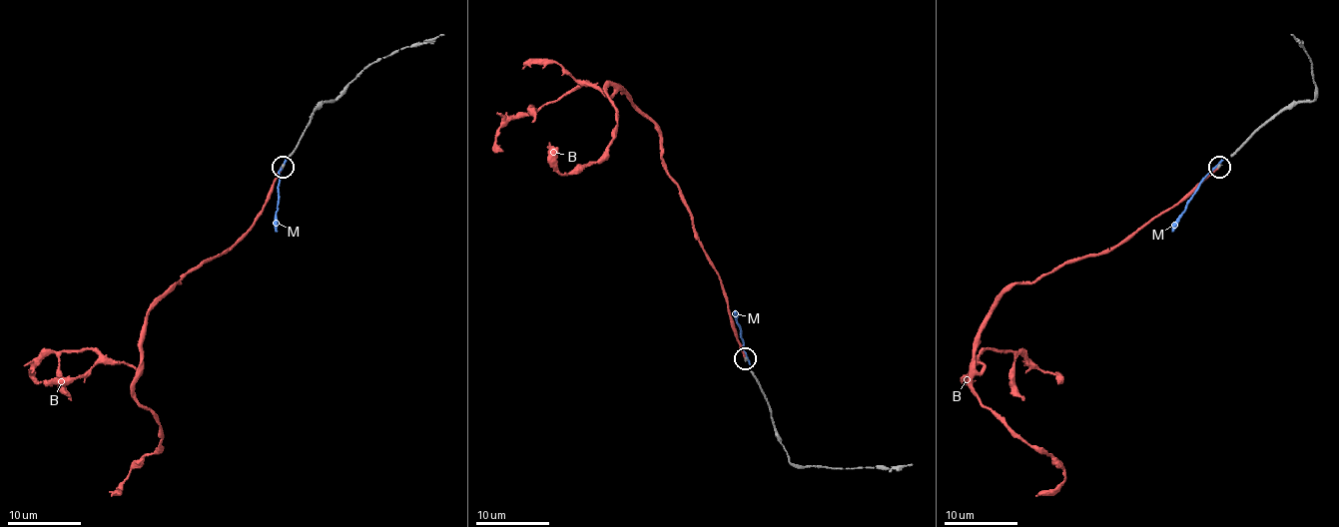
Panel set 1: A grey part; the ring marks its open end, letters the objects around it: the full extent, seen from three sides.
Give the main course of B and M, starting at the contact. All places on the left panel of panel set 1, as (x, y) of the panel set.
B: (283, 167), (250, 230), (175, 282), (149, 311), (142, 374), (134, 390), (154, 413), (163, 436), (110, 495)
M: (283, 165), (277, 231)

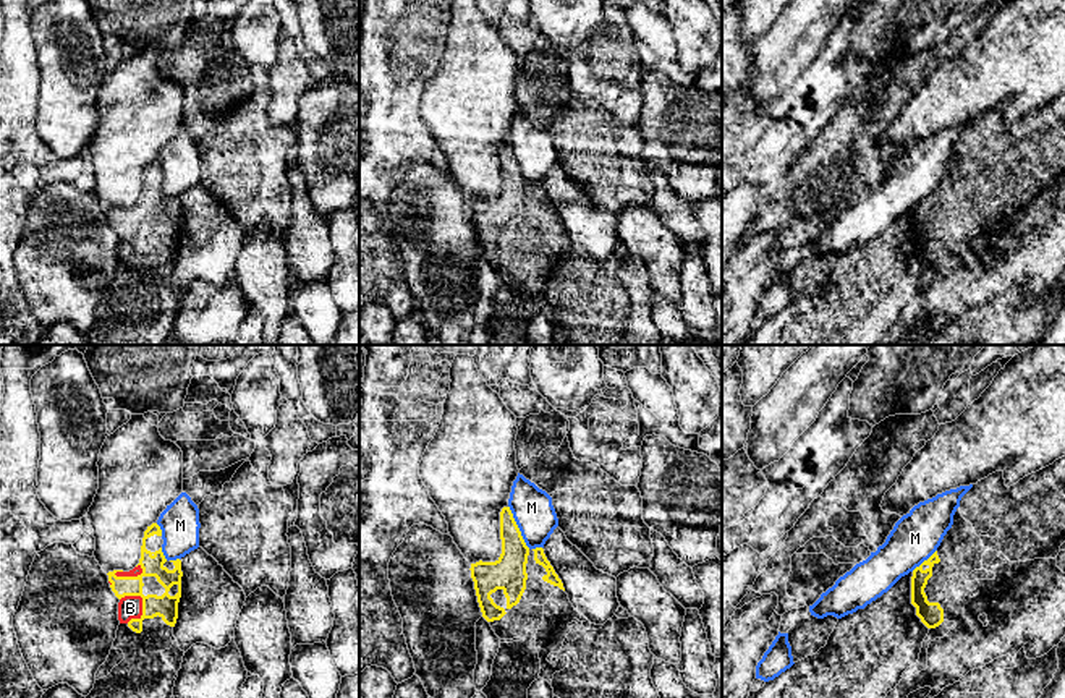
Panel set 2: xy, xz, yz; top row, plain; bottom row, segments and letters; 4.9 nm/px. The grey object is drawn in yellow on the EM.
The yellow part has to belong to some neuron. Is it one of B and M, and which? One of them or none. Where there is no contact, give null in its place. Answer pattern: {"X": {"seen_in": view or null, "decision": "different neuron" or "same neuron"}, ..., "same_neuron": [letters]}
{"B": {"seen_in": "xy", "decision": "same neuron"}, "M": {"seen_in": "xz", "decision": "different neuron"}, "same_neuron": ["B"]}

